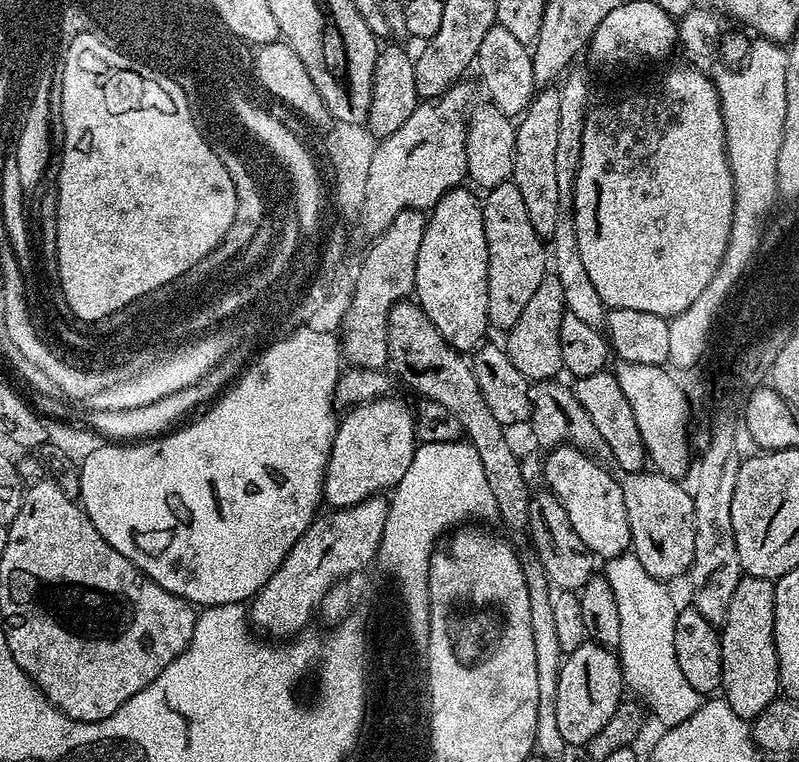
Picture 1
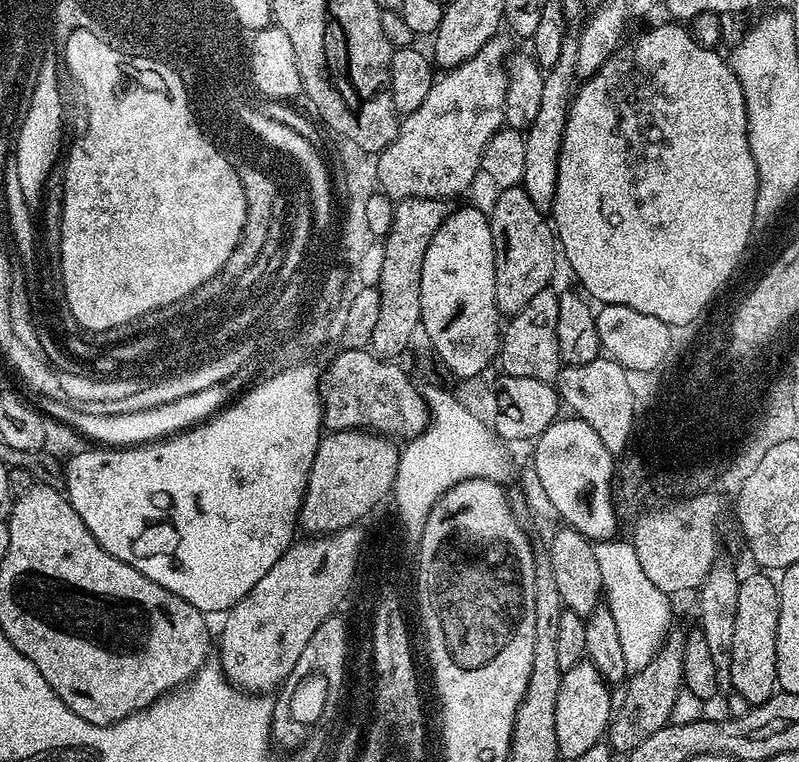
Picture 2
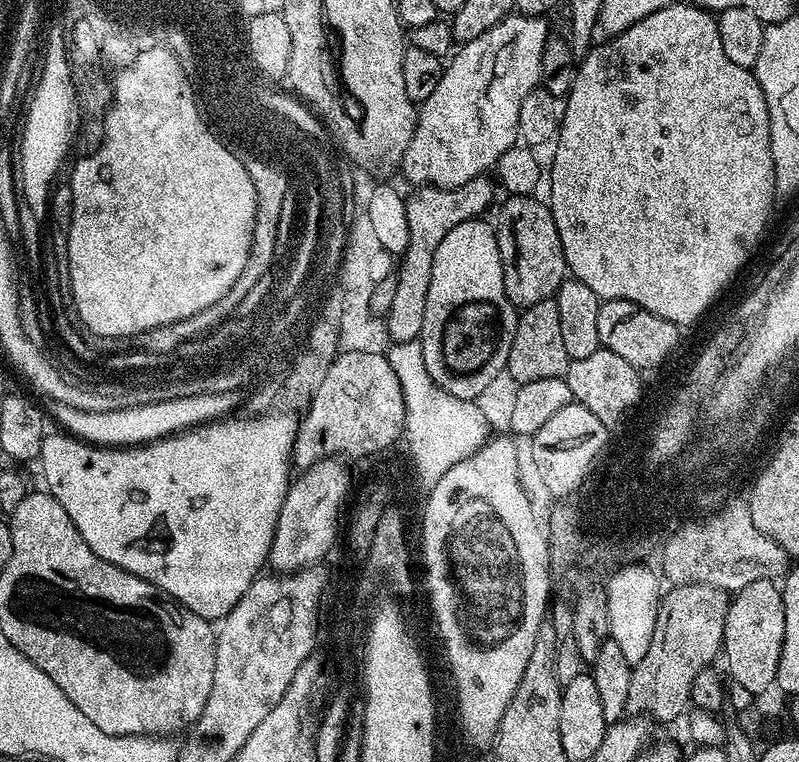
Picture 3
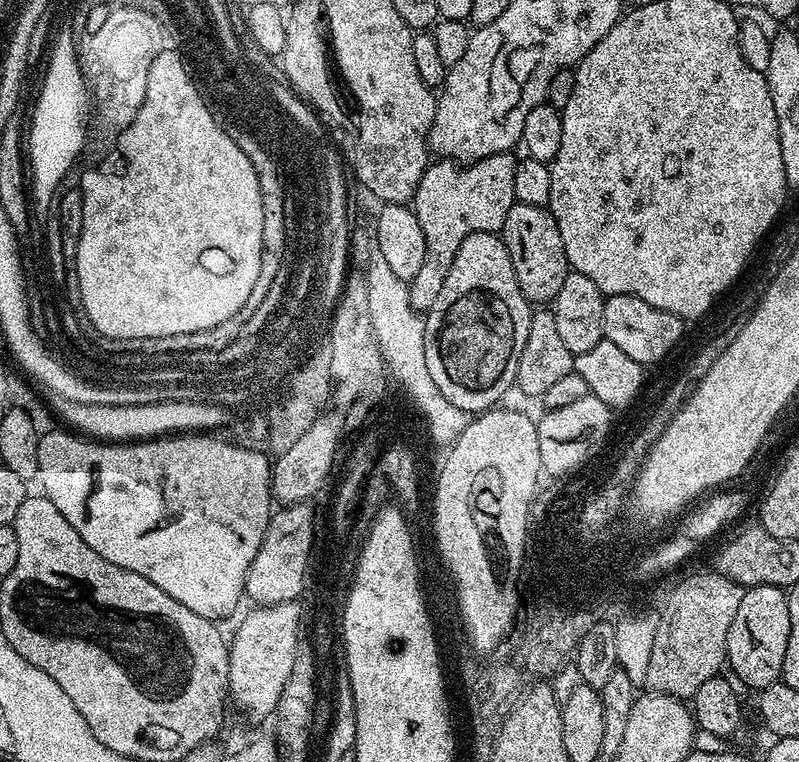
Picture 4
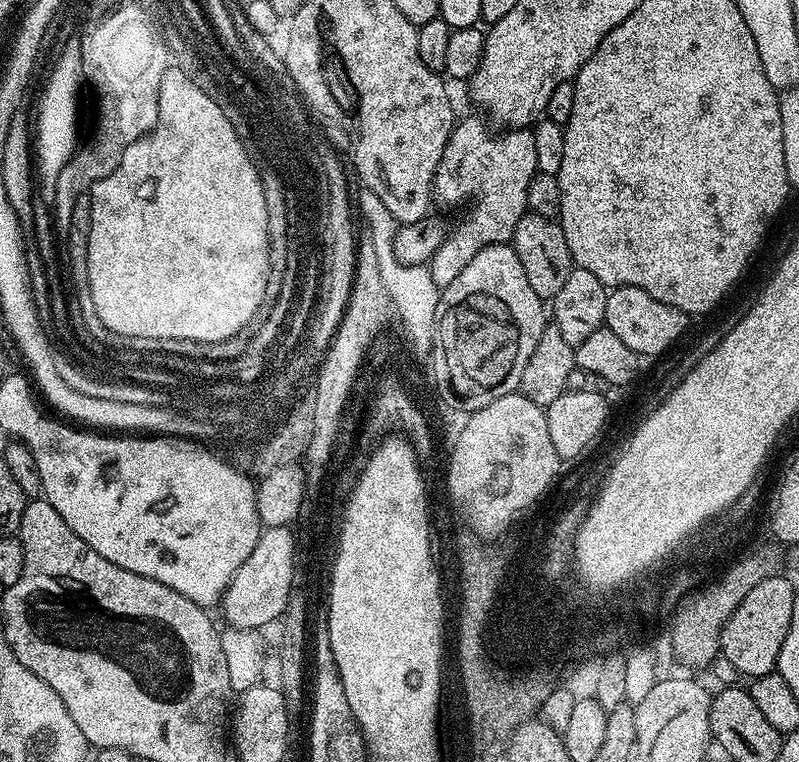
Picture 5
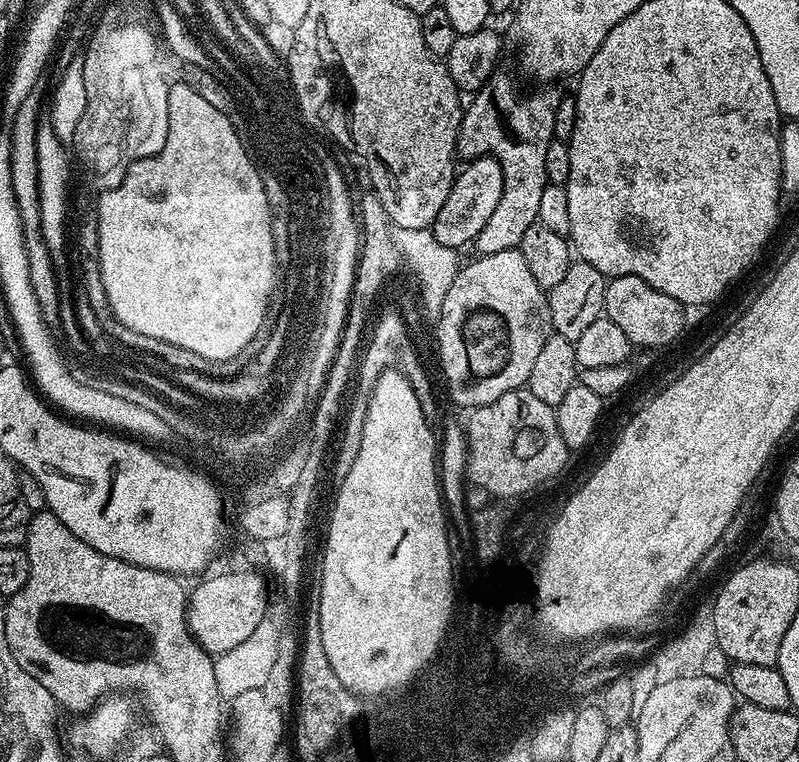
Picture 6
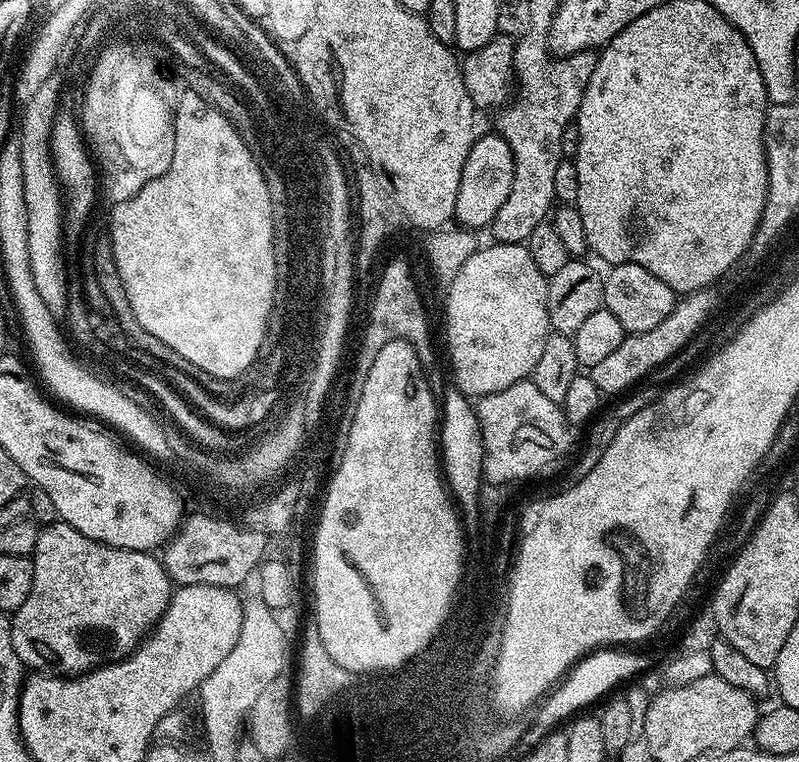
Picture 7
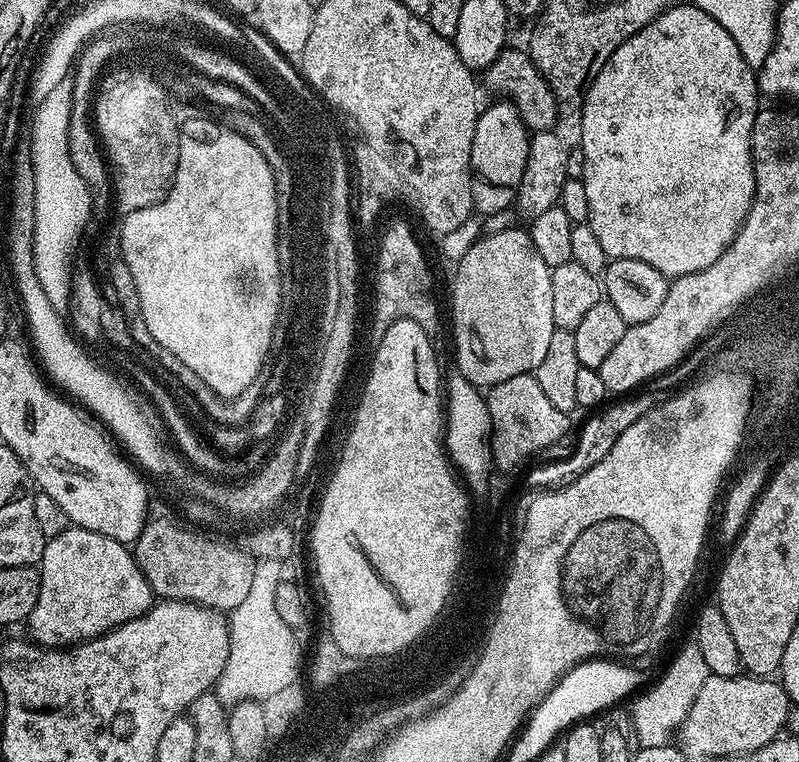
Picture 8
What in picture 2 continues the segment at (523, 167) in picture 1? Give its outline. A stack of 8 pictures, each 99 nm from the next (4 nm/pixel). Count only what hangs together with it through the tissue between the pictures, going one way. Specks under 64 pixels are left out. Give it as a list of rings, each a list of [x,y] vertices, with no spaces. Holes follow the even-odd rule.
[[[568,34],[564,39],[561,57],[555,66],[544,72],[542,86],[542,107],[538,110],[538,118],[524,132],[526,142],[526,170],[524,171],[524,192],[538,206],[538,210],[547,213],[554,202],[556,183],[558,182],[558,158],[560,147],[564,141],[564,127],[568,121],[568,105],[572,103],[574,85],[577,83],[575,74],[575,58],[578,54],[577,37]]]

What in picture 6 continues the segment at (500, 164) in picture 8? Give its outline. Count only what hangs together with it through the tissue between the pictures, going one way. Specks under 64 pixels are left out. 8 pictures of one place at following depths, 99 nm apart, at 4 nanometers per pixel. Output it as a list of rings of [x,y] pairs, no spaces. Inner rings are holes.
[[[478,156],[467,161],[468,164],[456,173],[456,183],[452,185],[450,194],[446,194],[446,202],[442,202],[442,210],[438,210],[438,218],[434,218],[431,230],[434,238],[442,242],[442,246],[450,246],[457,250],[463,244],[471,245],[482,234],[482,226],[494,214],[498,206],[498,198],[502,198],[502,168],[493,156]]]

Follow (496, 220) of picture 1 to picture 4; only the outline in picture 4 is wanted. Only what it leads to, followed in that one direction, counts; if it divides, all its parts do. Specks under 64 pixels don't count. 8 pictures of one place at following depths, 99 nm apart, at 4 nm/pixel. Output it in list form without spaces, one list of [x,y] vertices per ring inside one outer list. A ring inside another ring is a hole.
[[[519,202],[512,204],[510,214],[506,214],[502,239],[510,254],[510,262],[514,262],[514,278],[518,278],[518,286],[528,303],[544,306],[555,300],[570,269],[566,250],[562,246],[562,234],[558,234],[558,222],[554,222],[547,207]]]

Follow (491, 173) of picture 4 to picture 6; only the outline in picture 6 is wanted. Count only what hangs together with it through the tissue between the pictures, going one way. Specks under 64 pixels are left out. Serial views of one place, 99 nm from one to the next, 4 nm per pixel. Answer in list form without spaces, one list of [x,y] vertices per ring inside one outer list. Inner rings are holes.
[[[489,82],[467,101],[456,139],[456,155],[460,158],[493,156],[502,168],[502,198],[494,214],[490,214],[482,234],[474,242],[481,256],[498,254],[498,250],[519,248],[526,230],[538,221],[538,205],[542,190],[548,185],[546,150],[554,136],[554,114],[562,97],[556,86],[540,86],[529,96],[519,96],[512,88],[499,88]]]

